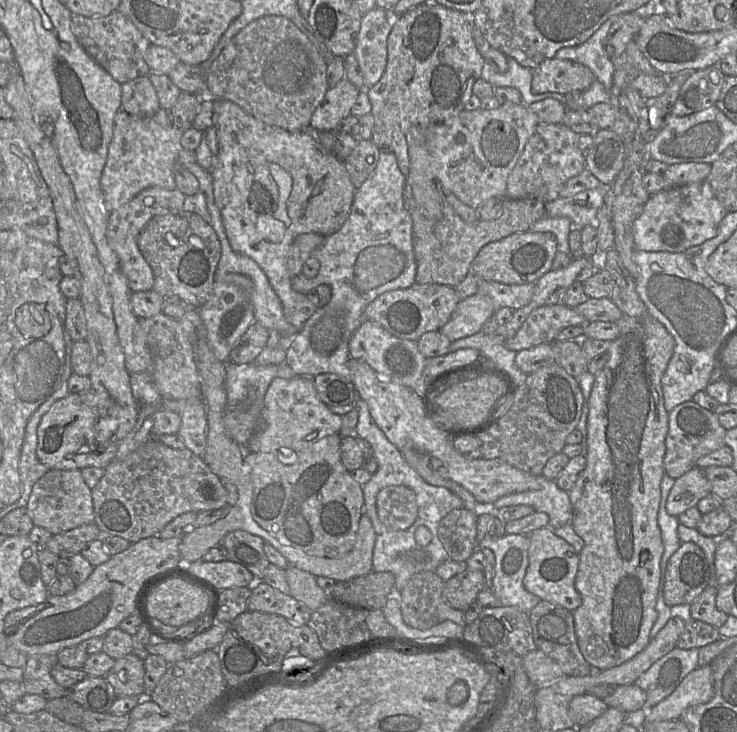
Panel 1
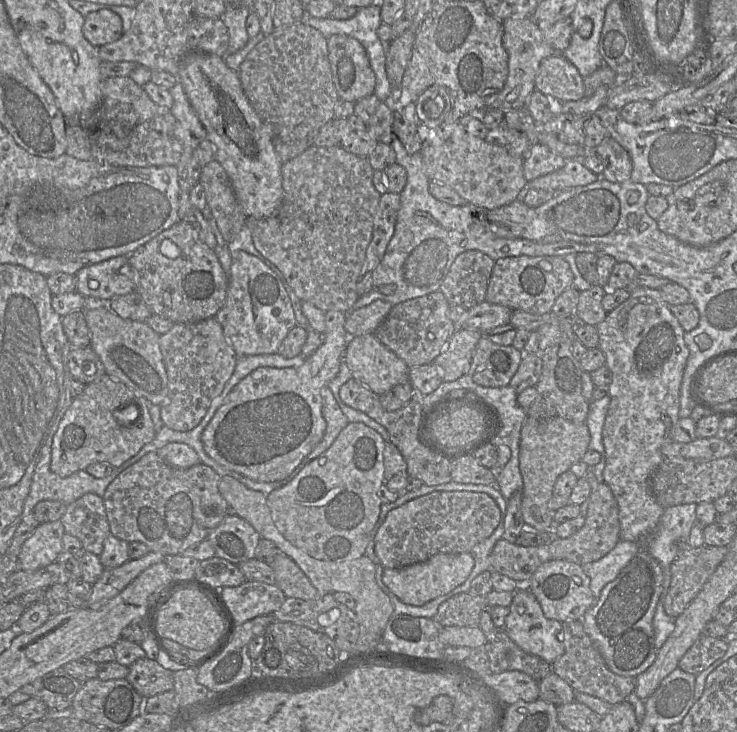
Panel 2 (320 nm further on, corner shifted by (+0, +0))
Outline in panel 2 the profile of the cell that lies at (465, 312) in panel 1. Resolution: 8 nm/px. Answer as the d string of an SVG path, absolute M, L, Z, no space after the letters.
M456 329L443 351L433 361L443 382L455 381L468 373L481 337L482 333L476 330Z

